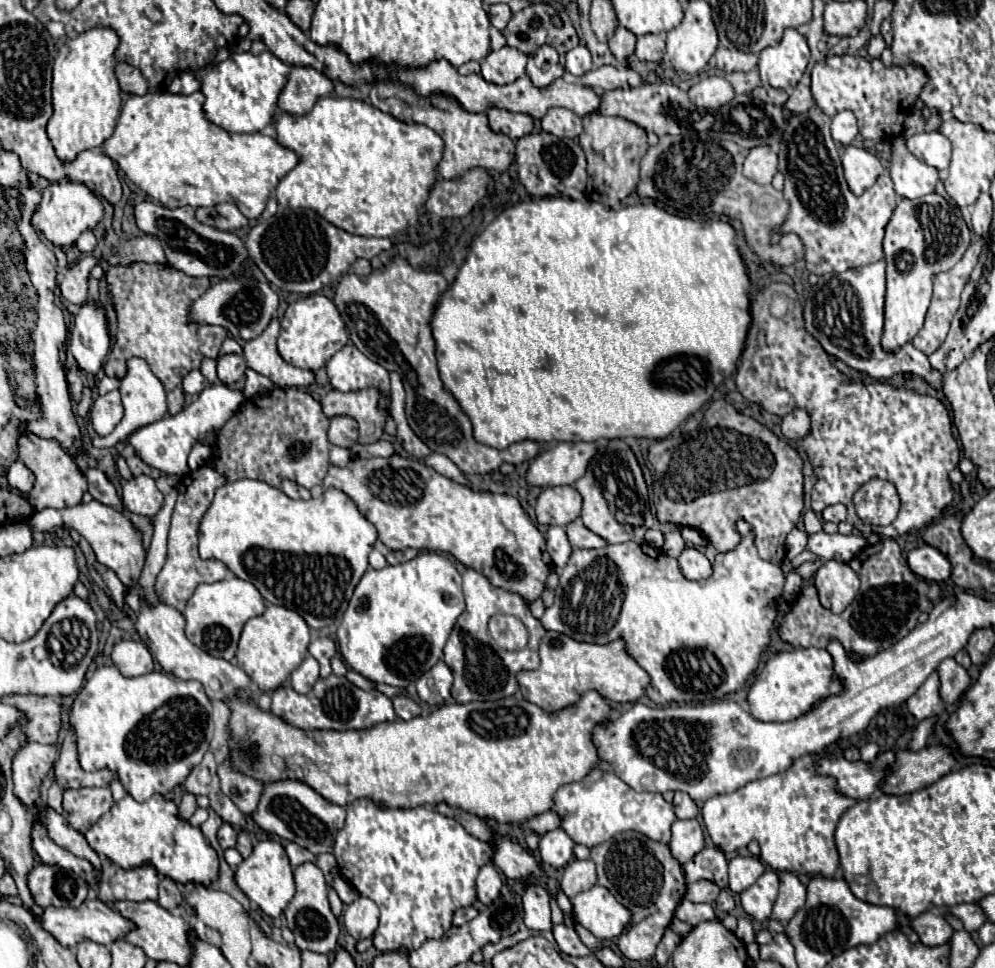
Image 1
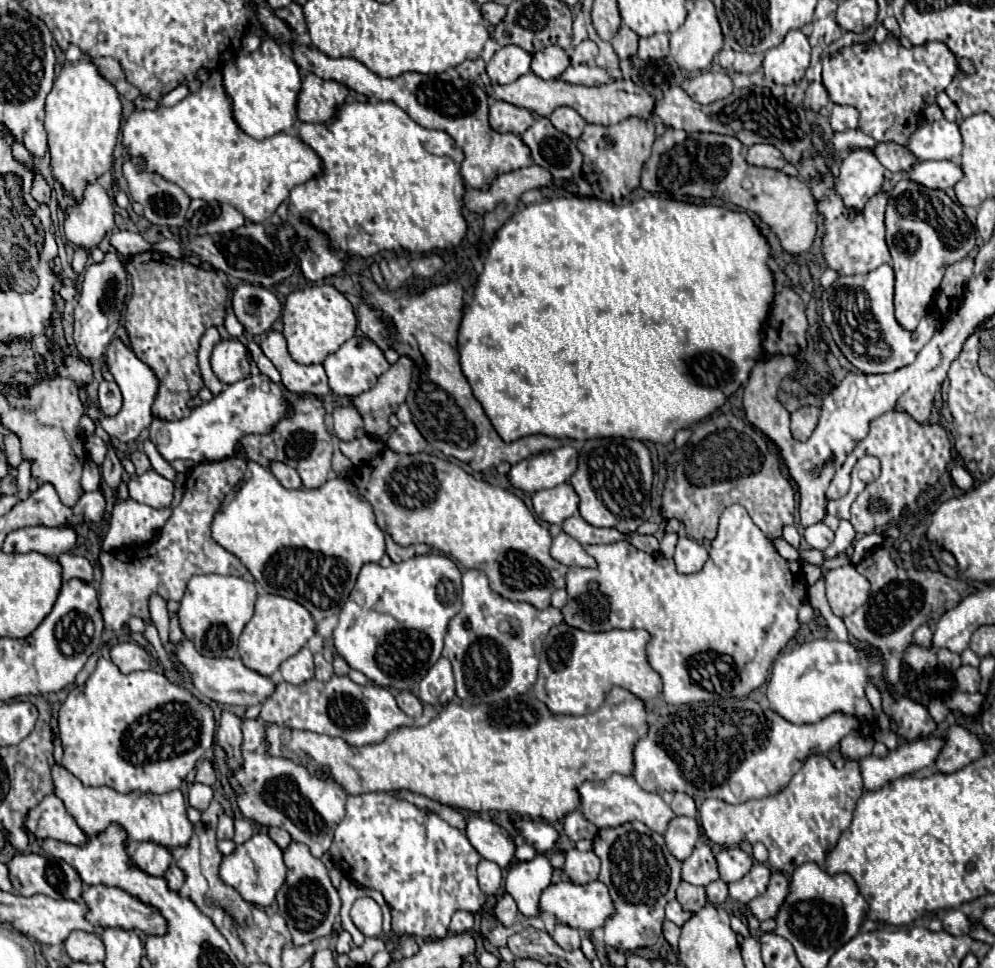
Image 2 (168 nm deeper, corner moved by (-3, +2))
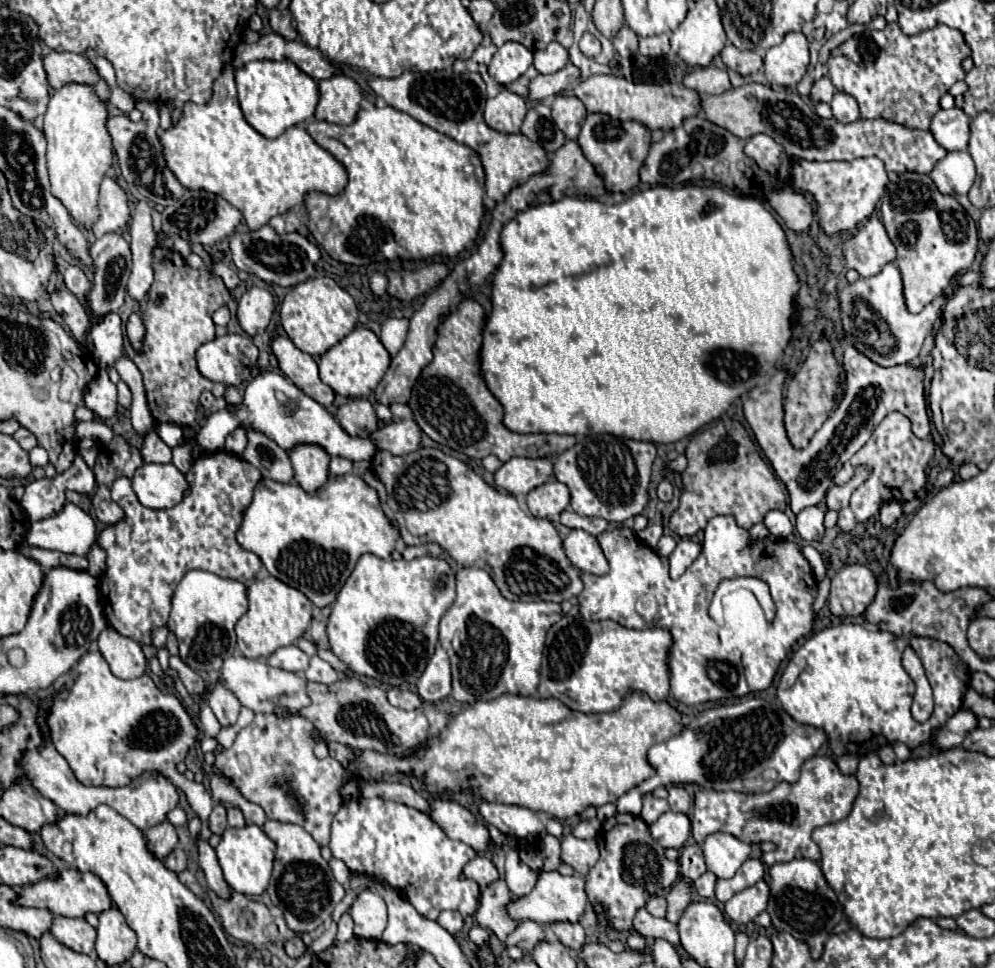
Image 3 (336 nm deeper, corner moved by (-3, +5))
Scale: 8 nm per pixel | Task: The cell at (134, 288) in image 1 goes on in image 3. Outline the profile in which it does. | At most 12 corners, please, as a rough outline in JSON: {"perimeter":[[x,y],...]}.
{"perimeter":[[154,249],[136,367],[152,417],[196,425],[222,279]]}

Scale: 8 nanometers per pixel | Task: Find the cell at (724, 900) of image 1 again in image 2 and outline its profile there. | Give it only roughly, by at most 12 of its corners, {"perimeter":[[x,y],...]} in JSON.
{"perimeter":[[722,880],[706,886],[712,904],[728,900],[728,886]]}

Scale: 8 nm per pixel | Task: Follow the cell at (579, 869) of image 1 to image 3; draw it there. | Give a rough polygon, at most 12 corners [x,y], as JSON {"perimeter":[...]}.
{"perimeter":[[562,839],[562,861],[582,877],[596,865],[594,839]]}

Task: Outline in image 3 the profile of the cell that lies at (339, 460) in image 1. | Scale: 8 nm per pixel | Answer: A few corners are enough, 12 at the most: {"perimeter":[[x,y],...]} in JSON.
{"perimeter":[[332,457],[330,473],[346,475],[352,471],[352,461]]}

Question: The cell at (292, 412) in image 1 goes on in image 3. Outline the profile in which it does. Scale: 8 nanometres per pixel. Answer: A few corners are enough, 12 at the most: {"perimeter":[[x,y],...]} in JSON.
{"perimeter":[[320,445],[288,451],[294,477],[314,493],[326,483],[330,457]]}

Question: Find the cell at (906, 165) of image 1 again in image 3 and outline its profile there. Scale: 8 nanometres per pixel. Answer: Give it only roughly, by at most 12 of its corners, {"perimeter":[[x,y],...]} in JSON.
{"perimeter":[[964,151],[948,153],[928,177],[940,193],[966,195],[976,177]]}

